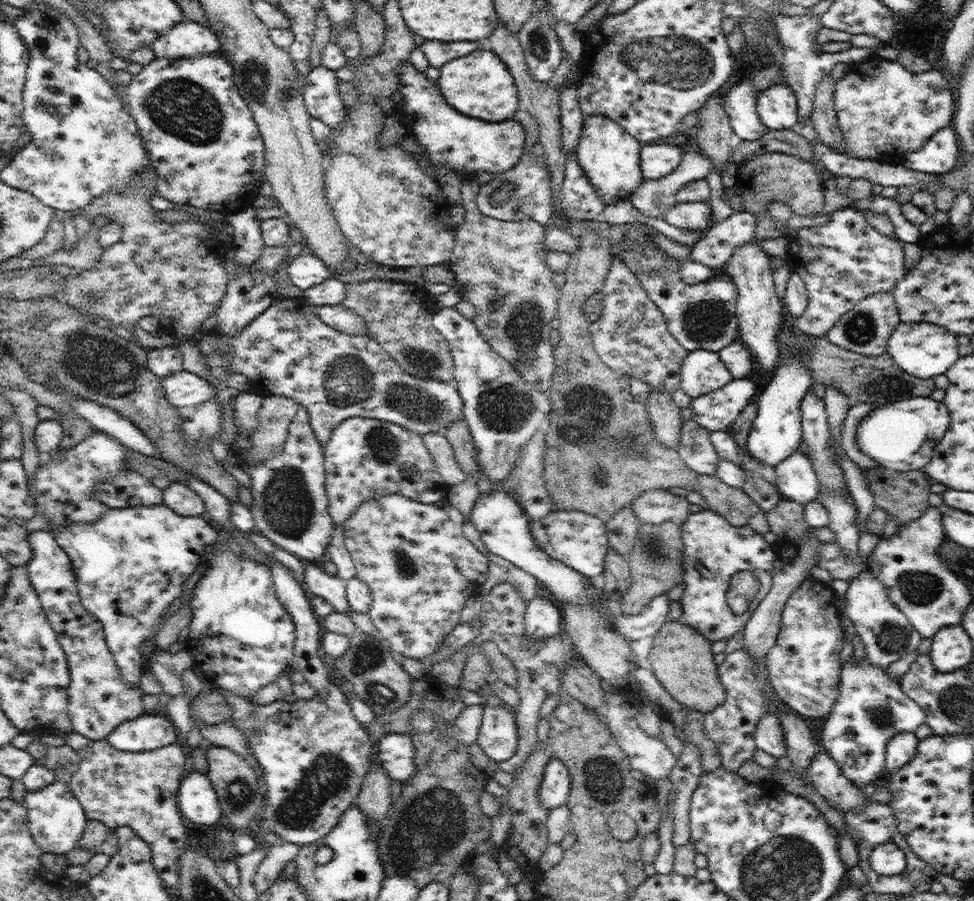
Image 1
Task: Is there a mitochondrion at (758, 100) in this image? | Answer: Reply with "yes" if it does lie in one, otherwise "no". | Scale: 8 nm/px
no

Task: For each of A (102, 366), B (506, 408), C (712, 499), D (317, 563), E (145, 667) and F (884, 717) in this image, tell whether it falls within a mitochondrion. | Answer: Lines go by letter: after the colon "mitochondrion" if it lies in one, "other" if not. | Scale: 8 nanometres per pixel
A: mitochondrion
B: mitochondrion
C: other
D: other
E: other
F: mitochondrion

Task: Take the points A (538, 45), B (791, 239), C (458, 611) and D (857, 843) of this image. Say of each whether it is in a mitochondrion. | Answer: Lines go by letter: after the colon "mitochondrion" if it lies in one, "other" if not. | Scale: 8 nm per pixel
A: mitochondrion
B: other
C: other
D: other

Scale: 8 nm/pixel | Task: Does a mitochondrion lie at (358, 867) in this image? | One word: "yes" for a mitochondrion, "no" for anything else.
no

